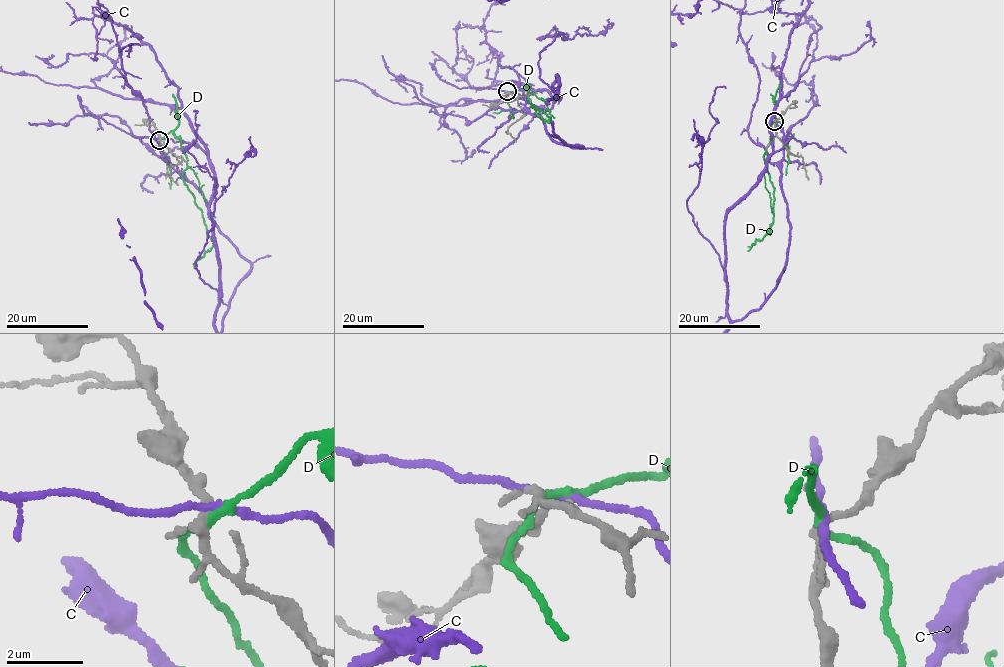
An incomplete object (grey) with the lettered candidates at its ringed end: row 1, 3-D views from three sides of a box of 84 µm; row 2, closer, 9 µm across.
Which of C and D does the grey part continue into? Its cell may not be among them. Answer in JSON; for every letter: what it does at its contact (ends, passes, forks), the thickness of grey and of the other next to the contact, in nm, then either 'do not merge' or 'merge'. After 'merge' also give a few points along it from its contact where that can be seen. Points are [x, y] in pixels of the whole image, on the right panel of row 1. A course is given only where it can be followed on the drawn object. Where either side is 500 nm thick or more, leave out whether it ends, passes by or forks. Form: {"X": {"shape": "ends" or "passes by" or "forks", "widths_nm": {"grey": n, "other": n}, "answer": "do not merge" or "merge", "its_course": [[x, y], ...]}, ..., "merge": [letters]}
{"C": {"shape": "passes by", "widths_nm": {"grey": 180, "other": 180}, "answer": "do not merge"}, "D": {"shape": "passes by", "widths_nm": {"grey": 190, "other": 190}, "answer": "do not merge"}, "merge": []}

